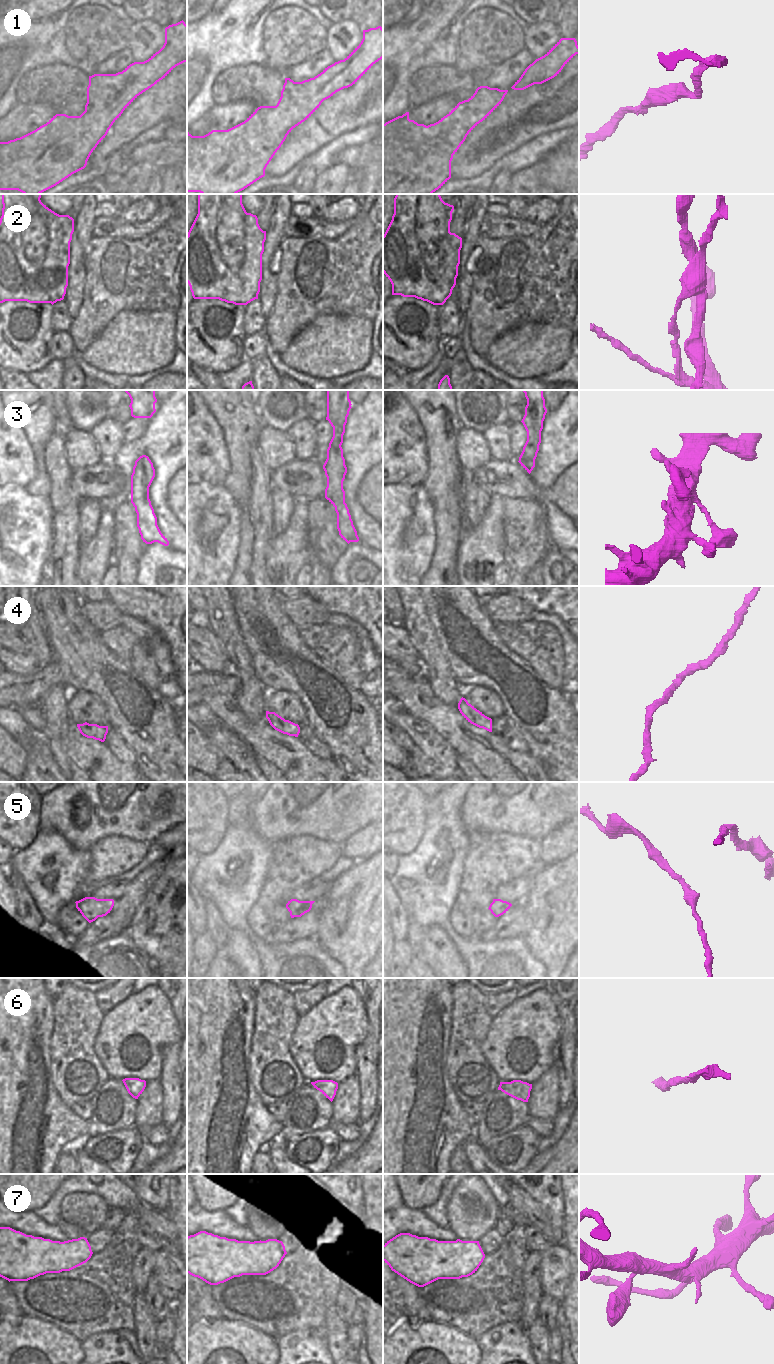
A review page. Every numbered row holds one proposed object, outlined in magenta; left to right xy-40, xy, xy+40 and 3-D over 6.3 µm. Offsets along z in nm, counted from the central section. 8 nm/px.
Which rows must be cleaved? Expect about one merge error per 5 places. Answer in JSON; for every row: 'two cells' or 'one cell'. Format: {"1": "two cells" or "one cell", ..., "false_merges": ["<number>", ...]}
{"1": "one cell", "2": "two cells", "3": "one cell", "4": "one cell", "5": "two cells", "6": "one cell", "7": "one cell", "false_merges": ["2", "5"]}

